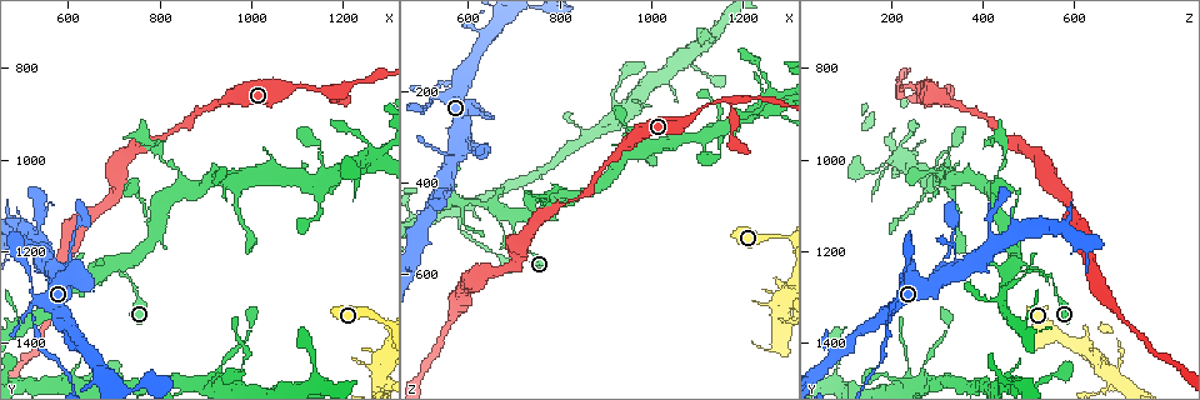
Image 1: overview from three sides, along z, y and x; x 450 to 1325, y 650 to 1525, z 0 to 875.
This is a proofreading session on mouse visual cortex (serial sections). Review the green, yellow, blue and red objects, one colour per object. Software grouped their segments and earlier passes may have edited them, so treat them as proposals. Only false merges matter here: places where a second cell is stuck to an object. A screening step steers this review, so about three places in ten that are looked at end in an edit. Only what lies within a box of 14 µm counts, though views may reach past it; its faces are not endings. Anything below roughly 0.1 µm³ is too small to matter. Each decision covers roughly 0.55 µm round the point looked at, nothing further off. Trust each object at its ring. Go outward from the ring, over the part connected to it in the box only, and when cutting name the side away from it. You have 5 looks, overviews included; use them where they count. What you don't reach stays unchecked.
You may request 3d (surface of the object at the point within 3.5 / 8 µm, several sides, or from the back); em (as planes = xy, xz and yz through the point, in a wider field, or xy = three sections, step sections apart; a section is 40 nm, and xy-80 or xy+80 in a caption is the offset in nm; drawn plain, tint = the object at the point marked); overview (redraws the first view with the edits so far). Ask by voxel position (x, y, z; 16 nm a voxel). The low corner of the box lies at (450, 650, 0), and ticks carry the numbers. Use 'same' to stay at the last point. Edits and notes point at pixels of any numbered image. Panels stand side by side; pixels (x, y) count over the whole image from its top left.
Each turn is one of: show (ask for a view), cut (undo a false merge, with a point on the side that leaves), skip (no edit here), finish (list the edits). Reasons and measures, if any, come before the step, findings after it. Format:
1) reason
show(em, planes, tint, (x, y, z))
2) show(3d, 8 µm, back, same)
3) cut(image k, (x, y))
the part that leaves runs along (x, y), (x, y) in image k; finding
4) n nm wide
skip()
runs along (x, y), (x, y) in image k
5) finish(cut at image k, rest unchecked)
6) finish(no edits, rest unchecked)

thick turns thin
show(3d, 8 µm, (1170, 855, 220))

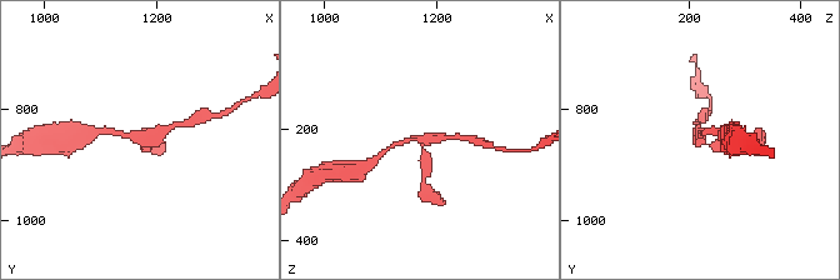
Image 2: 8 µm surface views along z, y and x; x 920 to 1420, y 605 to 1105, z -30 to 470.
3 arms; arms of 150, 200, 350 nm
show(em, xy, step 1, tint, (1180, 855, 220))

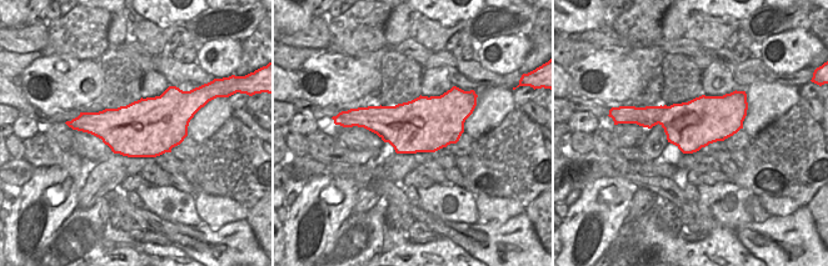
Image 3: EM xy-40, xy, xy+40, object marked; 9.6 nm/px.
skip()
runs along (389, 149), (423, 139), (425, 171) in image 2; continuous, no second cell

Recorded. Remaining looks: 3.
sudden change in width
show(3d, 3.5 µm, (790, 1140, 455))

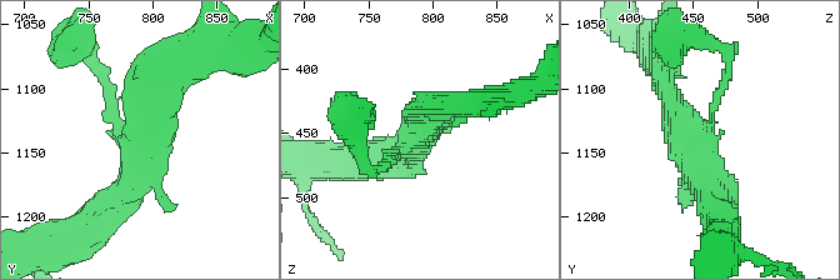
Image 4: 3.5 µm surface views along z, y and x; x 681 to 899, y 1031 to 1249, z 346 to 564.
show(em, xy, step 1, tint, (786, 1148, 452))

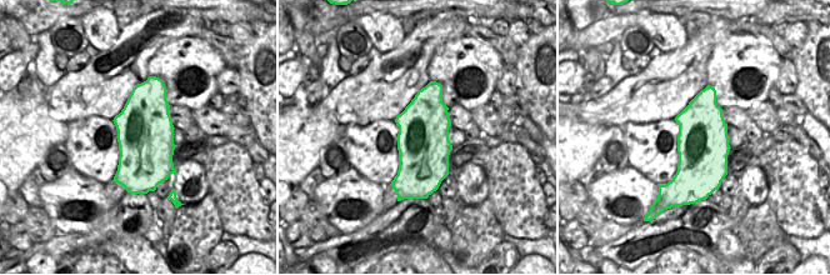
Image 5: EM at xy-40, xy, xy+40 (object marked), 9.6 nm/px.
skip()
one cell here

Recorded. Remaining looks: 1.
finish(no edits, rest unchecked)

